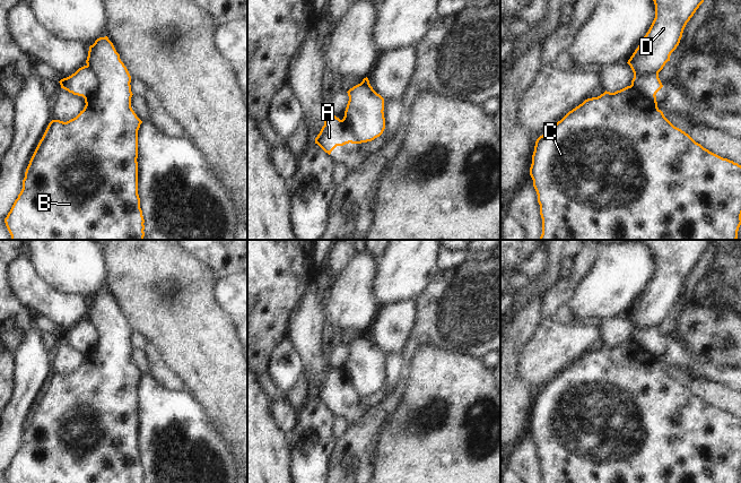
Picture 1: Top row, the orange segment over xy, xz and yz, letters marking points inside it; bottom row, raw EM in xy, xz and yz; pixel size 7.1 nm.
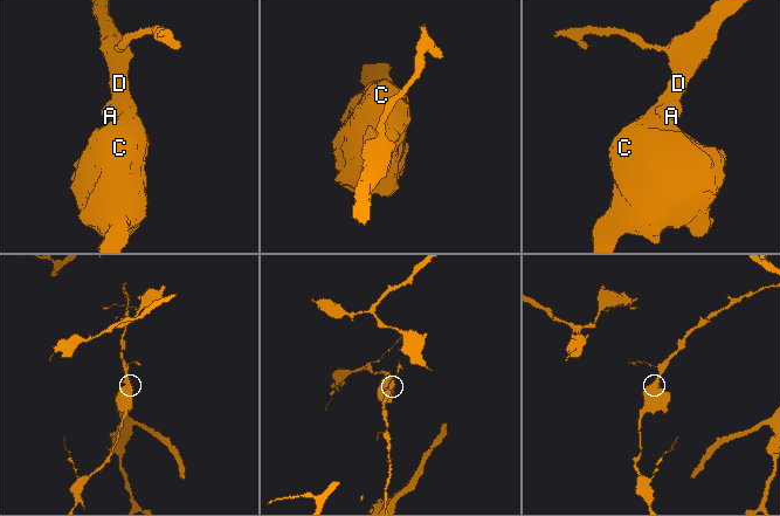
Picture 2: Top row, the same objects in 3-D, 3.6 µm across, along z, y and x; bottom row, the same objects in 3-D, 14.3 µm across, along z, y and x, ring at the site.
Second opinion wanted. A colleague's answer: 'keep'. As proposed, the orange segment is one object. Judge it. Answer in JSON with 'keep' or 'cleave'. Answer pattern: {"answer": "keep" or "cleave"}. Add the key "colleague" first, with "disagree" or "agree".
{"colleague": "disagree", "answer": "cleave"}

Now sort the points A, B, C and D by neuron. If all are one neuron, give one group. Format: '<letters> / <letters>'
A / B C D

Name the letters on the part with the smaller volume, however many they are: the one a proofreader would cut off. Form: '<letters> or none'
A

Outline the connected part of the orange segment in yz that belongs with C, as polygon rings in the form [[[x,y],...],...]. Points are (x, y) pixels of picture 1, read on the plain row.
[[[646,240],[655,258],[655,271],[627,316],[634,326],[631,338],[614,346],[605,344],[598,351],[585,353],[537,393],[530,429],[538,448],[542,483],[739,483],[741,478],[741,419],[709,405],[688,387],[674,380],[657,361],[656,350],[646,351],[642,347],[639,335],[645,328],[660,326],[670,314],[670,309],[679,299],[687,276],[704,256],[711,242],[712,240]]]

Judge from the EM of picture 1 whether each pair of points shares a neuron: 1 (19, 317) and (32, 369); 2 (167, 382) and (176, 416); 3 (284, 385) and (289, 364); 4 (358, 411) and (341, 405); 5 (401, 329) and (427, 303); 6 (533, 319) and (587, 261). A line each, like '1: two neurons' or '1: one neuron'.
1: two neurons
2: two neurons
3: one neuron
4: one neuron
5: two neurons
6: two neurons

